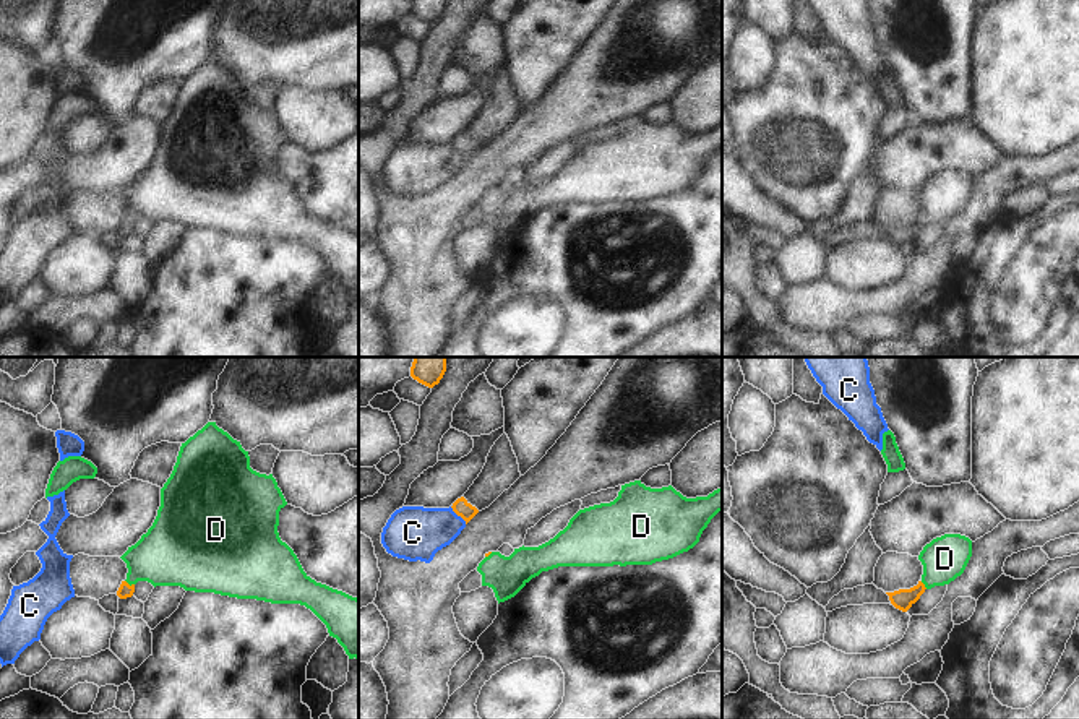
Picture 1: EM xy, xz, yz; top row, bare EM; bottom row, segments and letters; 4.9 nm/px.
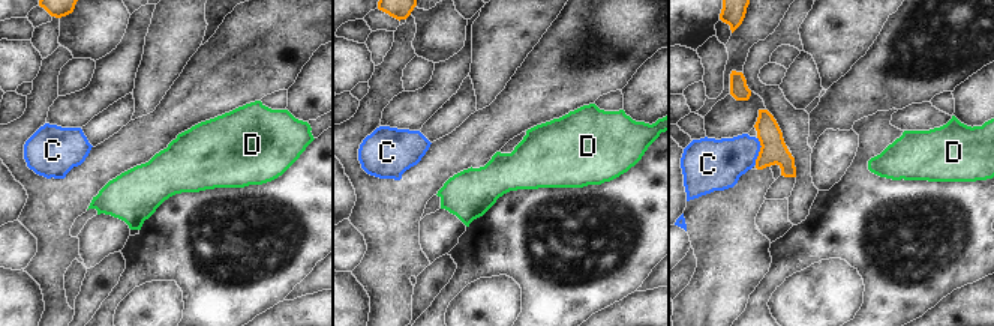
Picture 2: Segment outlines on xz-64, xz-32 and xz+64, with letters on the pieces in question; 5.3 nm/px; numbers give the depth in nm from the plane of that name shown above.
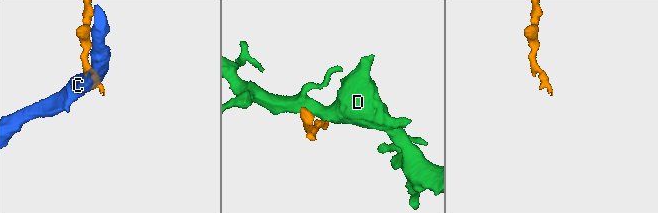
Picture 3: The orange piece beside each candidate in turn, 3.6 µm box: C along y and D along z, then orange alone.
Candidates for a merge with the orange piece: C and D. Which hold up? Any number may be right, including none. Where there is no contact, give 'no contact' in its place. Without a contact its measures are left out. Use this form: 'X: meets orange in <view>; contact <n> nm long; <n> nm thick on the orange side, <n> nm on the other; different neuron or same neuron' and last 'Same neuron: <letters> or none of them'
C: meets orange in xz; contact 120 nm long; 80 nm thick on the orange side, 280 nm on the other; different neuron
D: meets orange in xy; contact 50 nm long; 70 nm thick on the orange side, 300 nm on the other; same neuron
Same neuron: D

